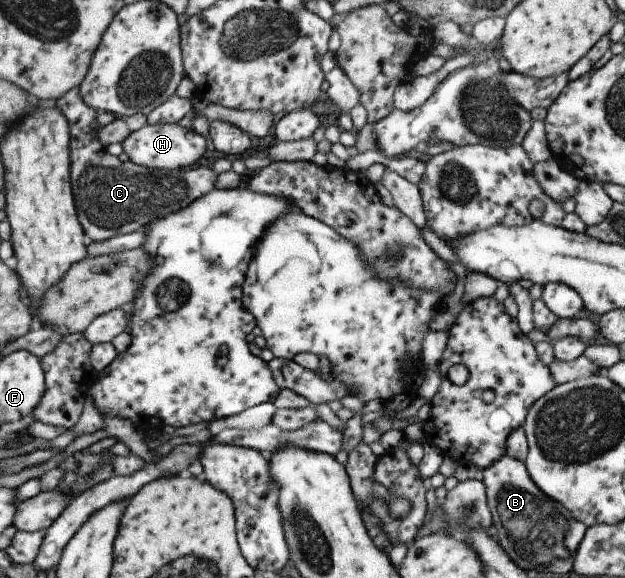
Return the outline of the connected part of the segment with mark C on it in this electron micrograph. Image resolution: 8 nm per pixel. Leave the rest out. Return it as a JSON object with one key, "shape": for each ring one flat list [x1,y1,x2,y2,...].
{"shape":[[78,88,66,91,55,100,54,106,61,110,68,125,70,188,72,189,75,215,87,241,100,242,113,236,141,231,148,221,173,213,178,208,189,205,198,197,214,189,213,183,216,174,211,170,211,166,201,165,195,169,152,170,129,161,121,162,118,158,113,157,103,149,100,141,96,139,98,124,95,122,95,117,98,112,83,103]]}

